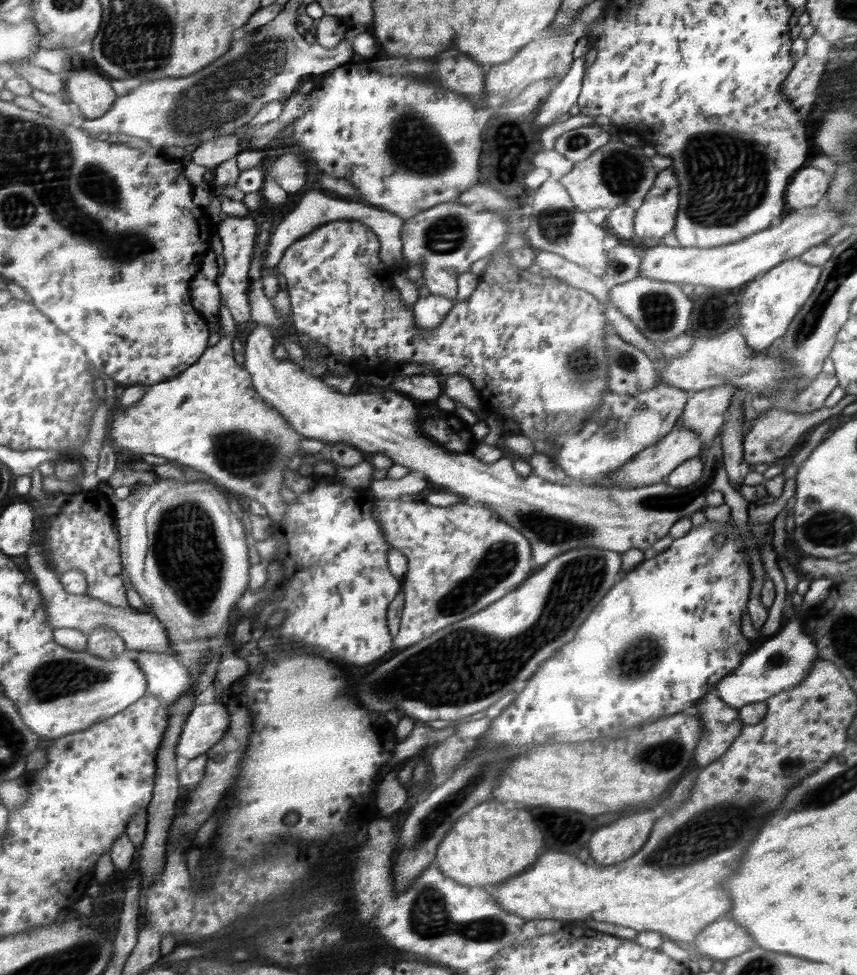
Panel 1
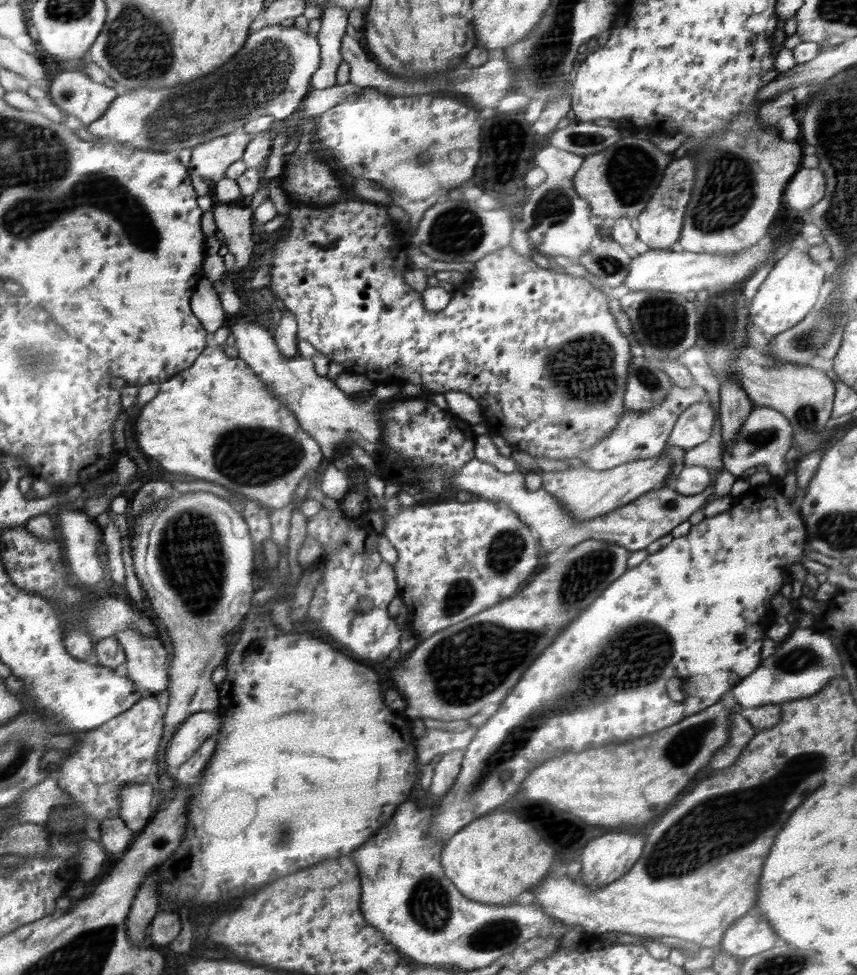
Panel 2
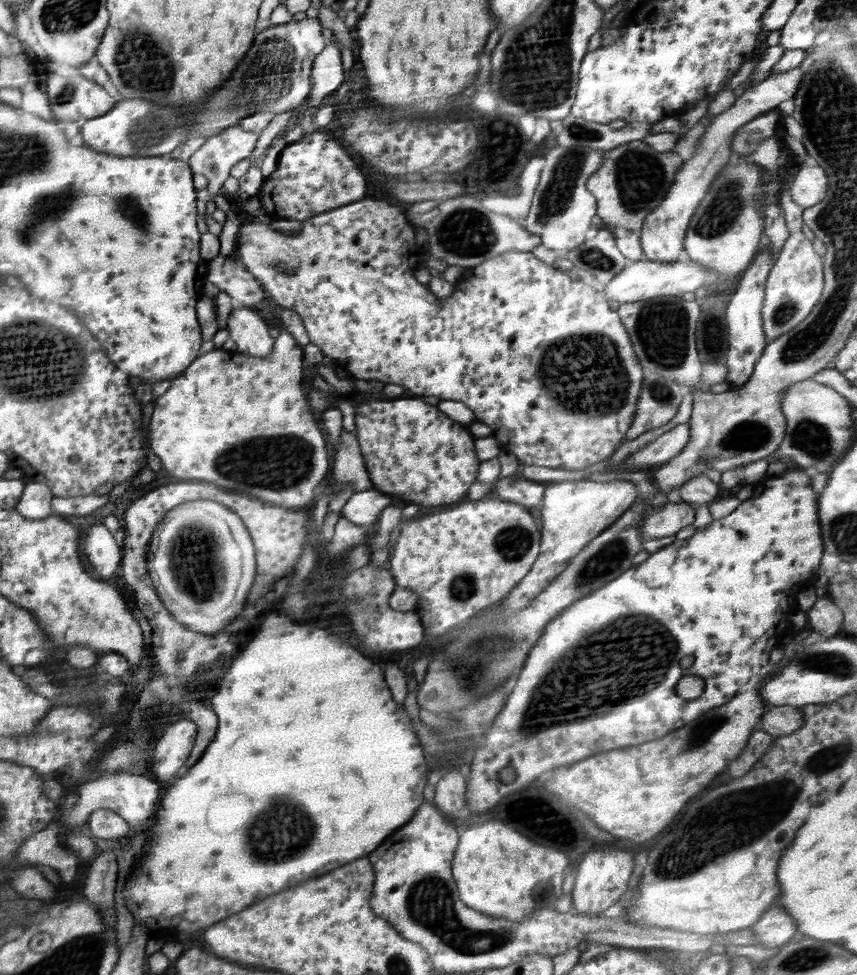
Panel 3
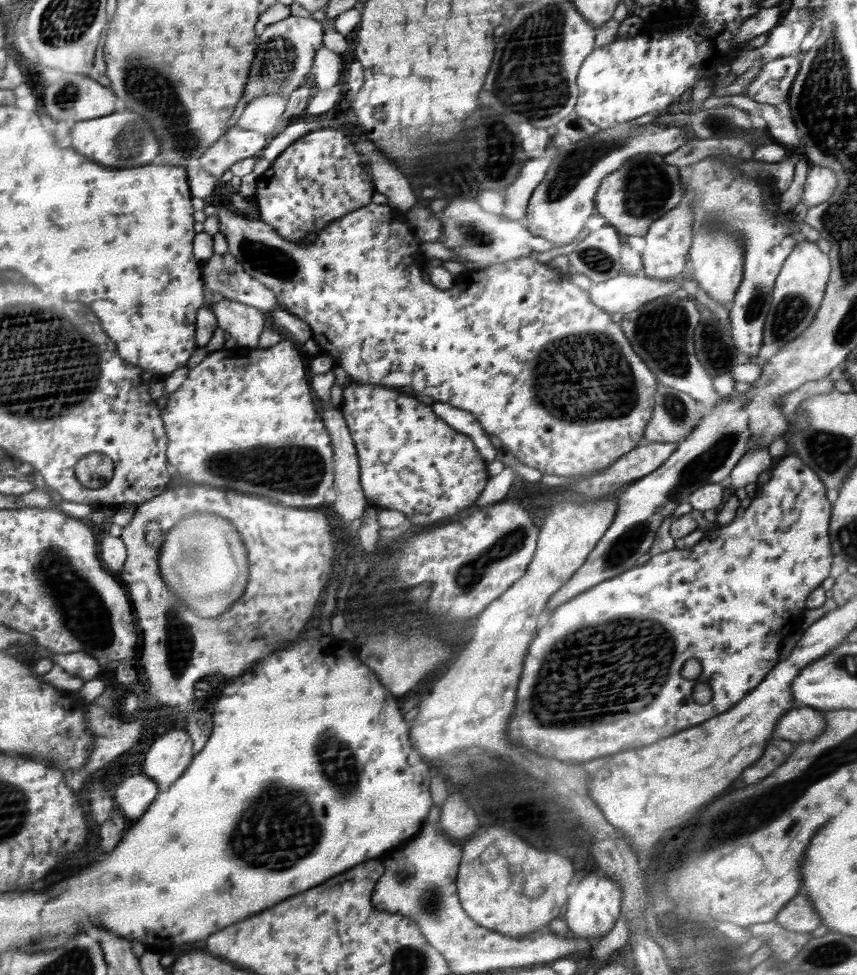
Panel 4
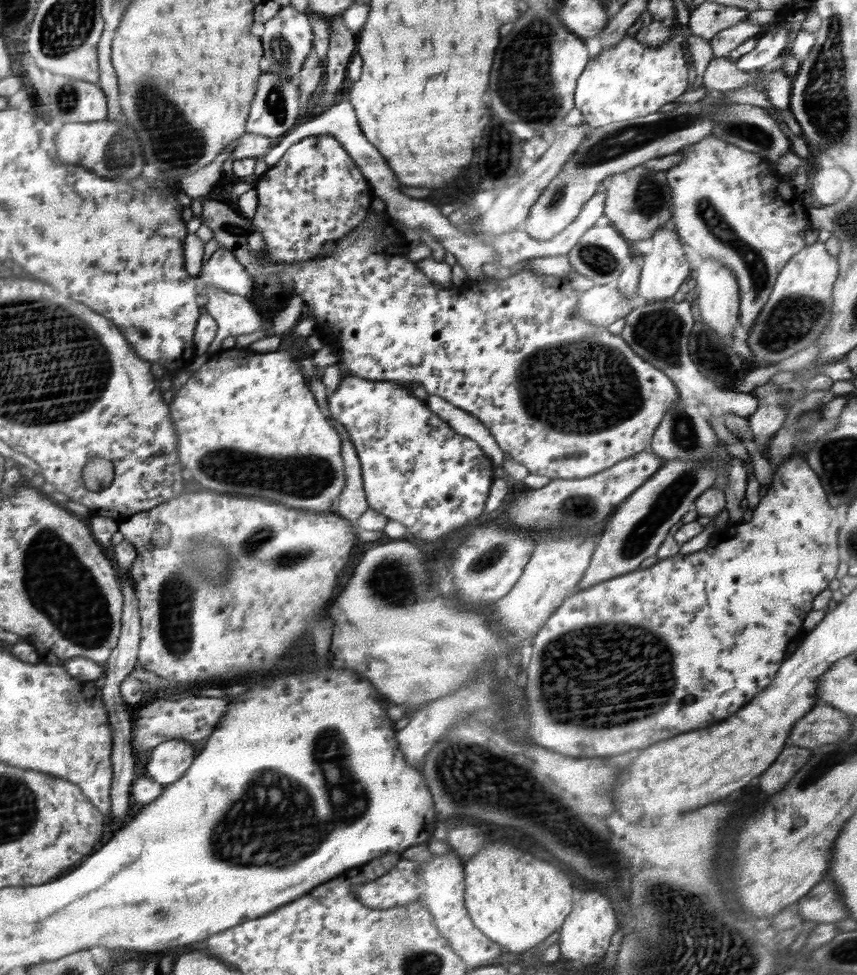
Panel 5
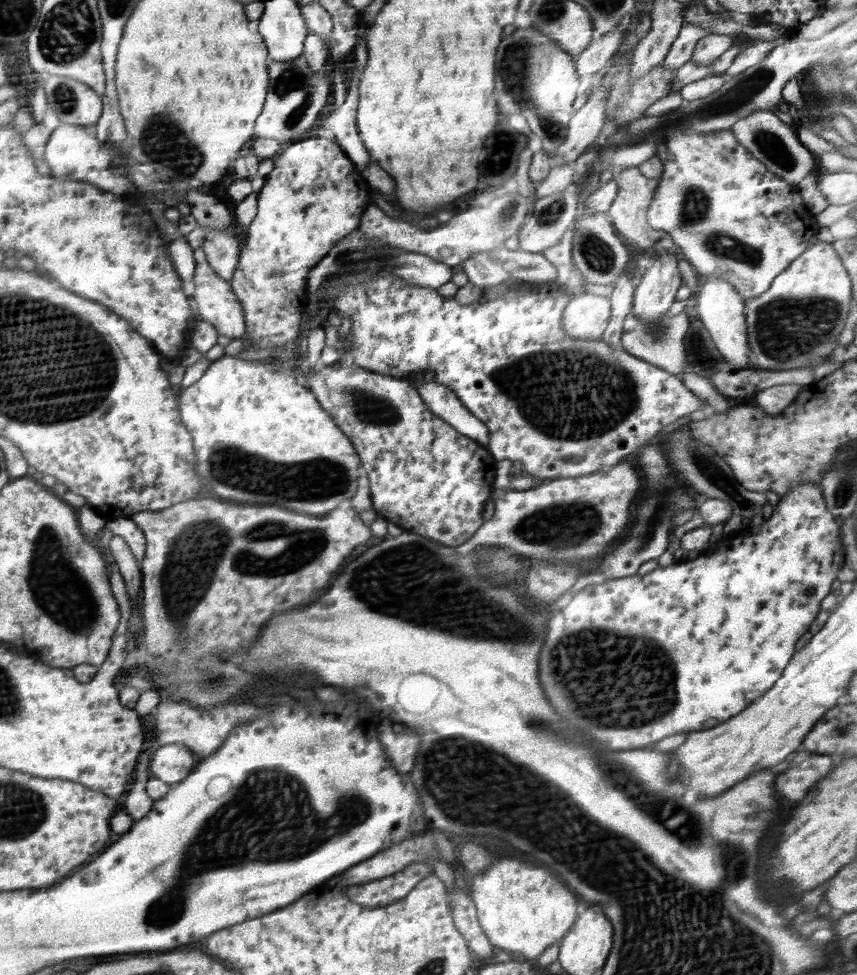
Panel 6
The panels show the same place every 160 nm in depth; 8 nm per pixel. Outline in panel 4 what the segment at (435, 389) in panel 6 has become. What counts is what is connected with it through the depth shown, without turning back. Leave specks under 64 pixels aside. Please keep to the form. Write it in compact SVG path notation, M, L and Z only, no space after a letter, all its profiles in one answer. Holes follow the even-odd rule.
M435 402L432 407L437 416L446 421L446 424L457 429L458 432L471 436L477 448L481 449L481 455L487 461L492 462L496 458L498 450L492 445L487 432L473 413L442 402Z

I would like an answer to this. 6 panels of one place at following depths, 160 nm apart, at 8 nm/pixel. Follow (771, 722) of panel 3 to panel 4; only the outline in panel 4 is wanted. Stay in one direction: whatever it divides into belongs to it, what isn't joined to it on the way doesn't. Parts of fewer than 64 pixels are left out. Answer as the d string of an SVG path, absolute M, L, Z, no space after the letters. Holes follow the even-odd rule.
M795 707L777 722L774 736L794 743L806 742L818 738L826 727L822 710L815 707Z

